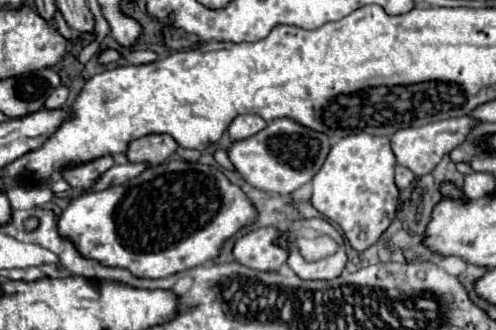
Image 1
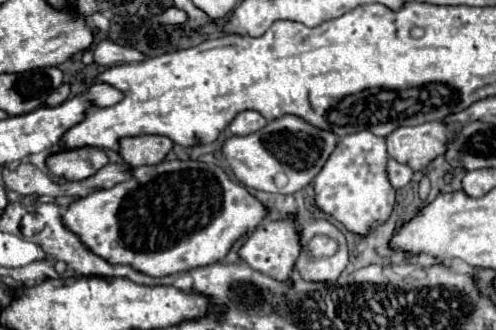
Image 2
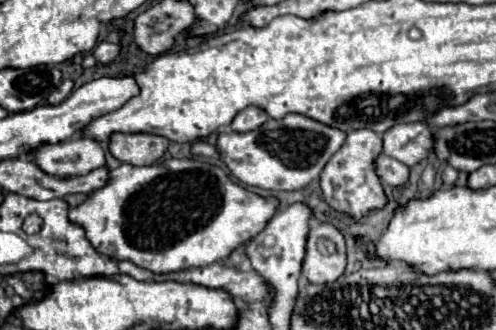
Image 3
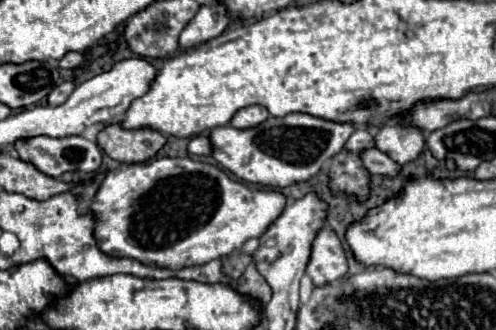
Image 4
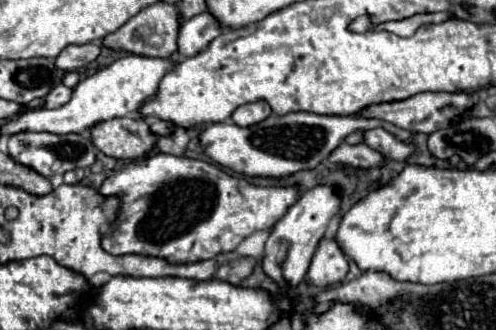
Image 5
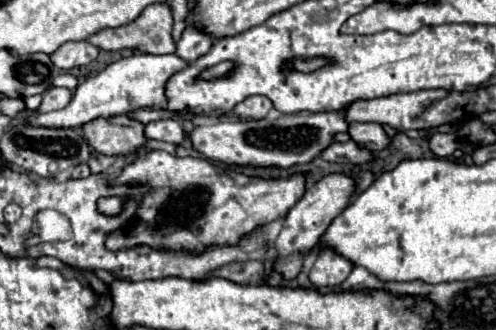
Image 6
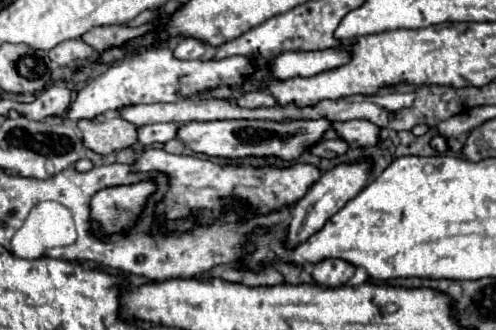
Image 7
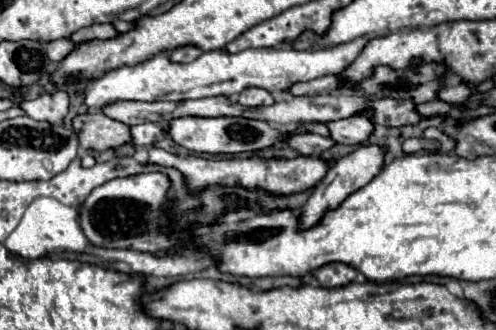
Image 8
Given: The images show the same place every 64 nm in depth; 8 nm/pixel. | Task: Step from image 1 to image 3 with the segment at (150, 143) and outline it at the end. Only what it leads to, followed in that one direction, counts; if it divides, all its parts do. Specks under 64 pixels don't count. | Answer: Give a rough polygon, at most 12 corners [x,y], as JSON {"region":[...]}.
{"region":[[114,134],[108,148],[120,162],[148,166],[168,140],[156,134]]}

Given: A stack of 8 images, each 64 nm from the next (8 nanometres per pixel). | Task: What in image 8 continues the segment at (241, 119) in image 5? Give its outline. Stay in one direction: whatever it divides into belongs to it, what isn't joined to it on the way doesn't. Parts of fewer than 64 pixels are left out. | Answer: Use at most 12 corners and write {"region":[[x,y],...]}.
{"region":[[262,88],[240,92],[242,106],[270,106],[272,94]]}

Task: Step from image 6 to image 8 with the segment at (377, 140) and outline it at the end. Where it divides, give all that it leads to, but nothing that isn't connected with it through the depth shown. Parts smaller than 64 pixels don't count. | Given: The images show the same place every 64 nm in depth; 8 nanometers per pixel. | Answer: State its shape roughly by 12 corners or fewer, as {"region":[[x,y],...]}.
{"region":[[366,116],[328,122],[330,138],[364,144],[374,132]]}

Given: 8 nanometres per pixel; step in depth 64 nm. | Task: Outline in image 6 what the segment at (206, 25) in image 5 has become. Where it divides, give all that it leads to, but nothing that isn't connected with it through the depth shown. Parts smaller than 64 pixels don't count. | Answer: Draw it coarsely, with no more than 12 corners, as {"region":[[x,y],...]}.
{"region":[[188,24],[176,54],[192,62],[204,56],[214,38]]}

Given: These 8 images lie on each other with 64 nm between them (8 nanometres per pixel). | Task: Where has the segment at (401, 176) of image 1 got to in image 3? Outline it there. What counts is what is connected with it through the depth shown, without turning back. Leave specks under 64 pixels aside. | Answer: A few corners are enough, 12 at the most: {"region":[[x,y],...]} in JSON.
{"region":[[386,154],[376,160],[378,176],[390,186],[404,186],[410,168]]}

